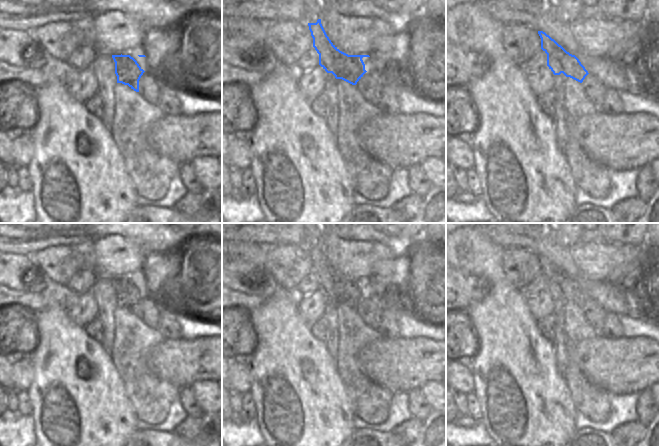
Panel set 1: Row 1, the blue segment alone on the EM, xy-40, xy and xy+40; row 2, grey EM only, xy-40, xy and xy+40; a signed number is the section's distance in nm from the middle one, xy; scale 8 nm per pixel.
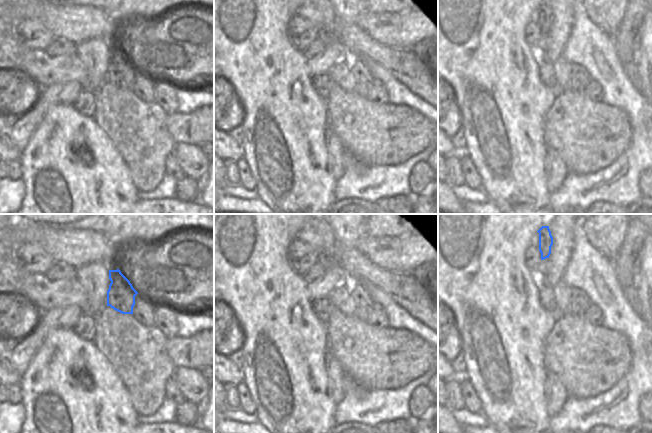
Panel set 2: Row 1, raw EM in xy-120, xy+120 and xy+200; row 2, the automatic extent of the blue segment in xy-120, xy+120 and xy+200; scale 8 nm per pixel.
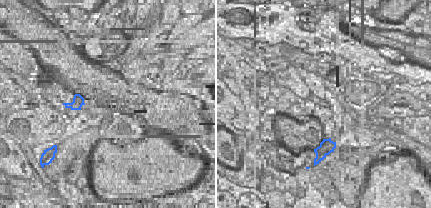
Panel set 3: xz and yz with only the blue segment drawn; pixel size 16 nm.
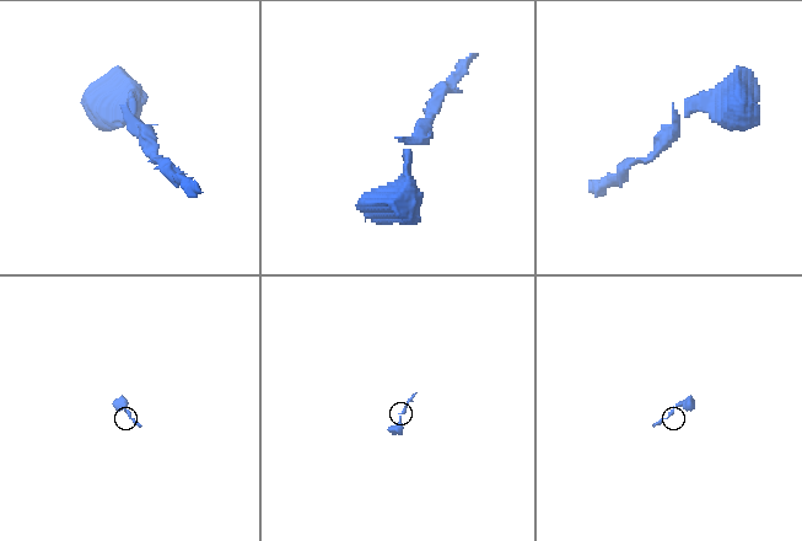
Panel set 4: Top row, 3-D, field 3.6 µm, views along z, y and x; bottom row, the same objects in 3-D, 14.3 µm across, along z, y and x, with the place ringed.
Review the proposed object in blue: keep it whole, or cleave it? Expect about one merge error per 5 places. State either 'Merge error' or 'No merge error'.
No merge error.

